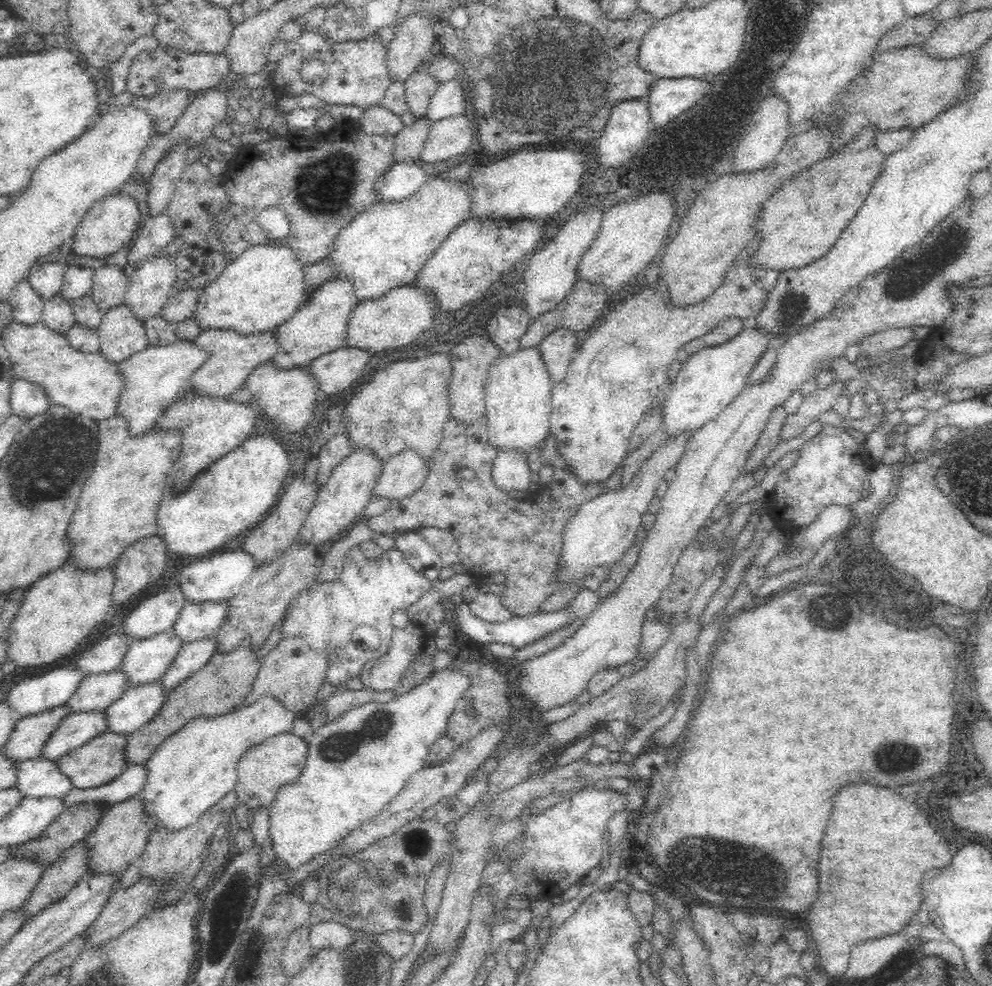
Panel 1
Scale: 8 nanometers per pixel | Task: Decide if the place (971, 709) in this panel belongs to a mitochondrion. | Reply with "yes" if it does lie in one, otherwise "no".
no

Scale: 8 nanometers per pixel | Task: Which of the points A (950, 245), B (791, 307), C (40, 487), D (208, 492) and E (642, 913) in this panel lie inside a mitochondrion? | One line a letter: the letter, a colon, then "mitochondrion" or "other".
A: mitochondrion
B: mitochondrion
C: mitochondrion
D: mitochondrion
E: other

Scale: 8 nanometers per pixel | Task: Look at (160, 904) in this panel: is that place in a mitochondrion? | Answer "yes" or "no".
no

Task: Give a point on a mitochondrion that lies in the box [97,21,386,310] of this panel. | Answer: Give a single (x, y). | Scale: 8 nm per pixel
(325, 185)

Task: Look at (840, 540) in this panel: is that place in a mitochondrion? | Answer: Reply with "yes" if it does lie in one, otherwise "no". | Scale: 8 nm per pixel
no

